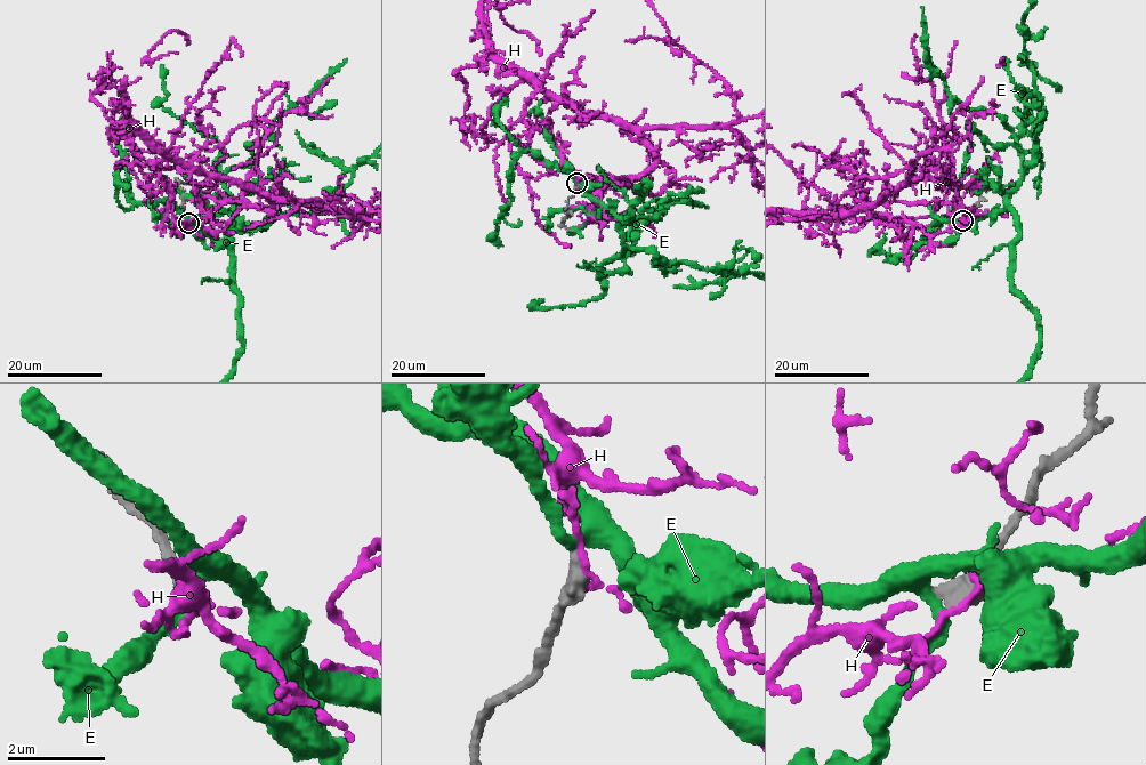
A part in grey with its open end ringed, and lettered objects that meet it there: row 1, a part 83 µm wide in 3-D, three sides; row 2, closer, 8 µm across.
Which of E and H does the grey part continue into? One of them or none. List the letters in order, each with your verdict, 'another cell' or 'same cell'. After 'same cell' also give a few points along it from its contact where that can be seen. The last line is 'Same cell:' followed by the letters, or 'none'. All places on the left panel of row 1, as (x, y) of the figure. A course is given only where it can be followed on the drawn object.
E: another cell
H: another cell
Same cell: none

